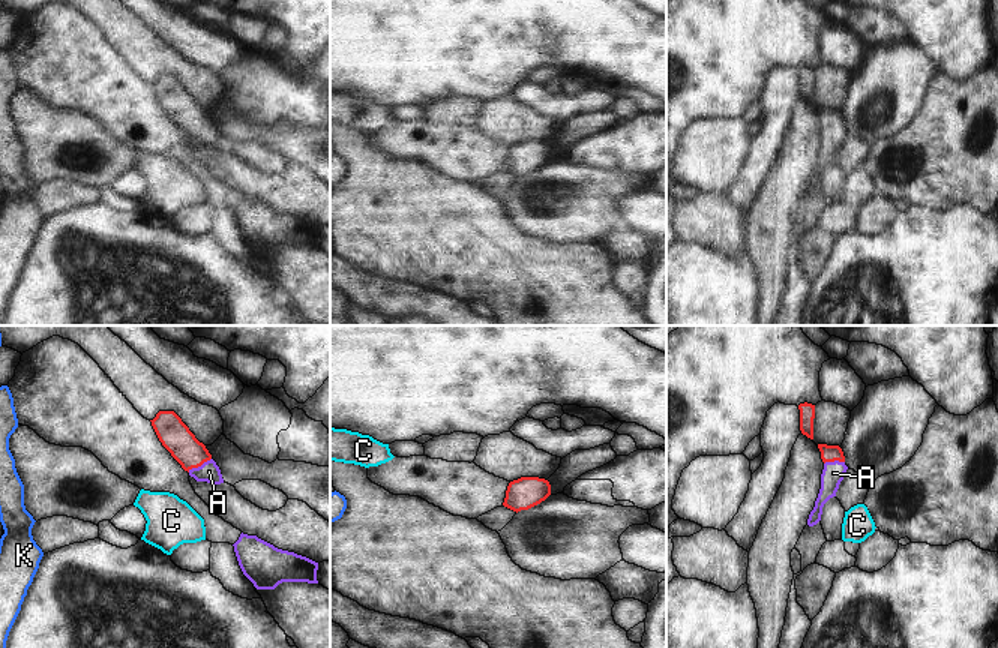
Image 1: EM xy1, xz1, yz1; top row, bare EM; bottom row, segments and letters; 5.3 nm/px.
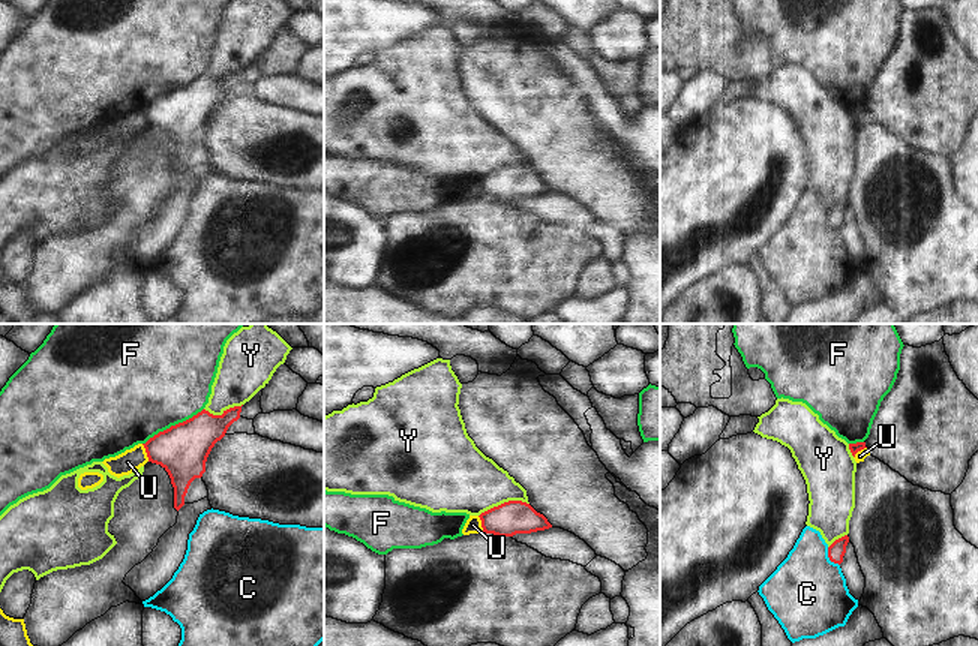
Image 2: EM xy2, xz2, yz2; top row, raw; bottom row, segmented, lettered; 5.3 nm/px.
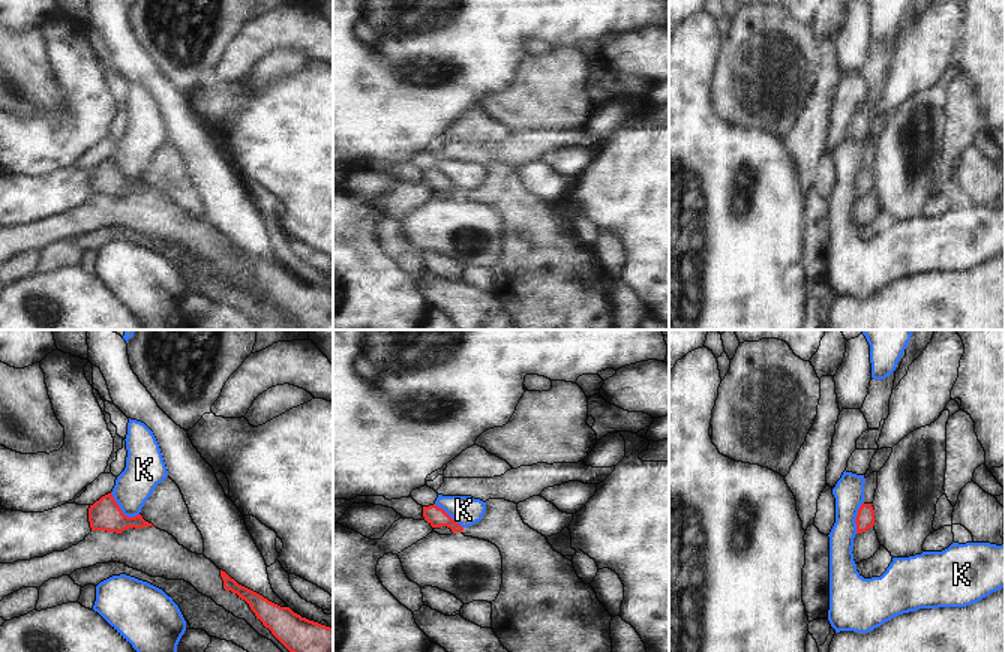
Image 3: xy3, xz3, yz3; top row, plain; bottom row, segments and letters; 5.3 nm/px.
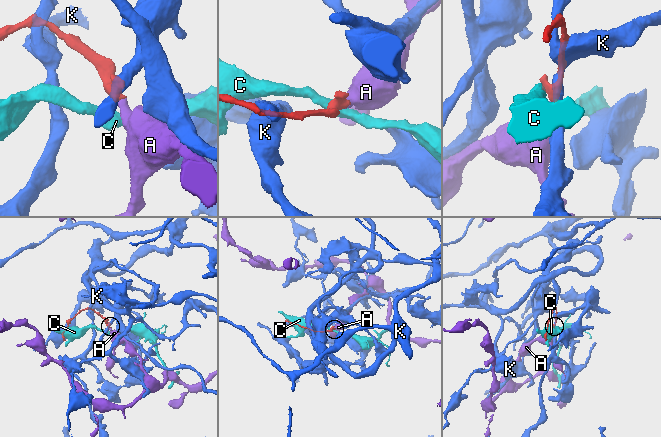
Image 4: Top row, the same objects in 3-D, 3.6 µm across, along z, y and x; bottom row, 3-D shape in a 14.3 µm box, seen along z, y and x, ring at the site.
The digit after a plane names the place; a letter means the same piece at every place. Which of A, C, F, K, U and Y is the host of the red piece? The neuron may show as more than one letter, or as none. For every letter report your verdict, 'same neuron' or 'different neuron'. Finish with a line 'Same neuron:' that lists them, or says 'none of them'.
A: same neuron
C: different neuron
F: different neuron
K: different neuron
U: different neuron
Y: different neuron
Same neuron: A

